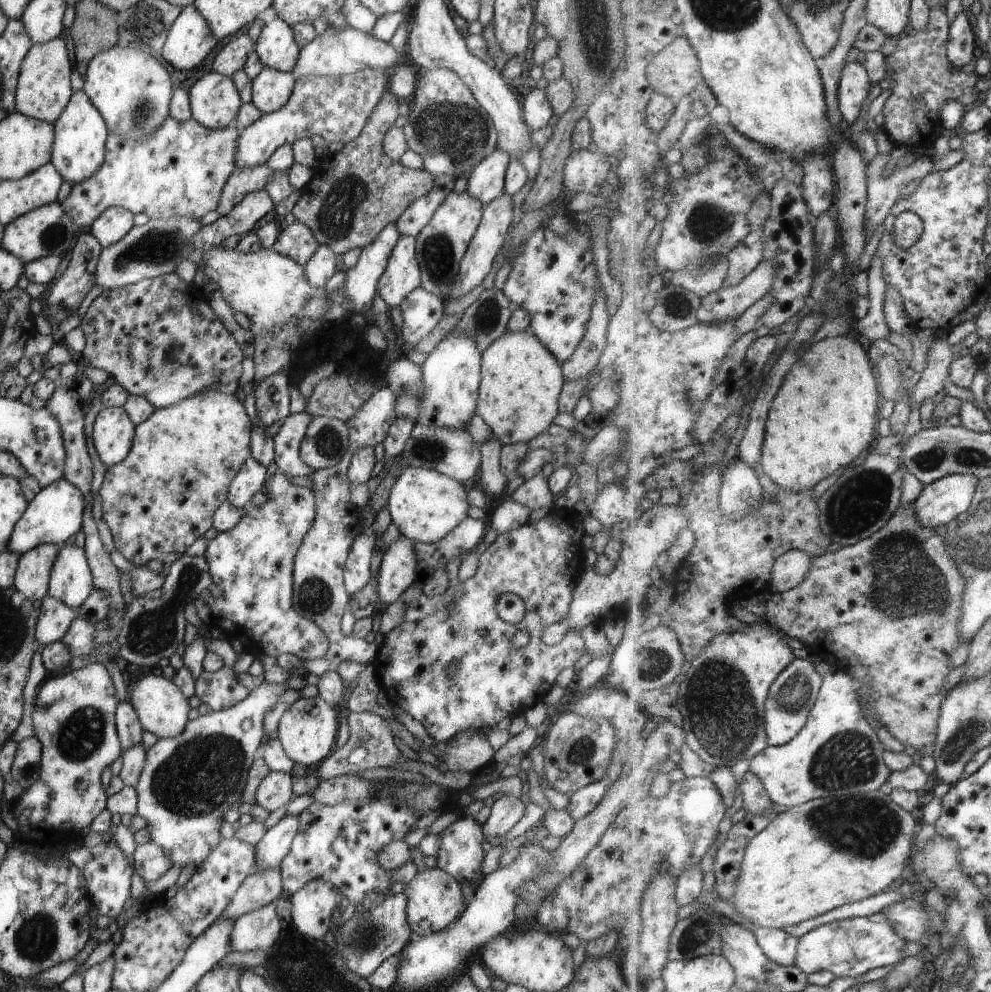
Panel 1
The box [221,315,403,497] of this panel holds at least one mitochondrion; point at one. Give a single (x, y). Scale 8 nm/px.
(328, 442)

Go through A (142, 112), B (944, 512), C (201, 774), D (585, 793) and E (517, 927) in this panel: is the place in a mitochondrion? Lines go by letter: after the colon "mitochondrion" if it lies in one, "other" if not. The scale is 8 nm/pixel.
A: mitochondrion
B: mitochondrion
C: mitochondrion
D: other
E: other

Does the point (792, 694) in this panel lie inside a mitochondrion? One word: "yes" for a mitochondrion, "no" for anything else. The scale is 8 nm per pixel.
yes

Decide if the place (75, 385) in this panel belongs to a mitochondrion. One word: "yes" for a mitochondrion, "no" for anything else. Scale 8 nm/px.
no

